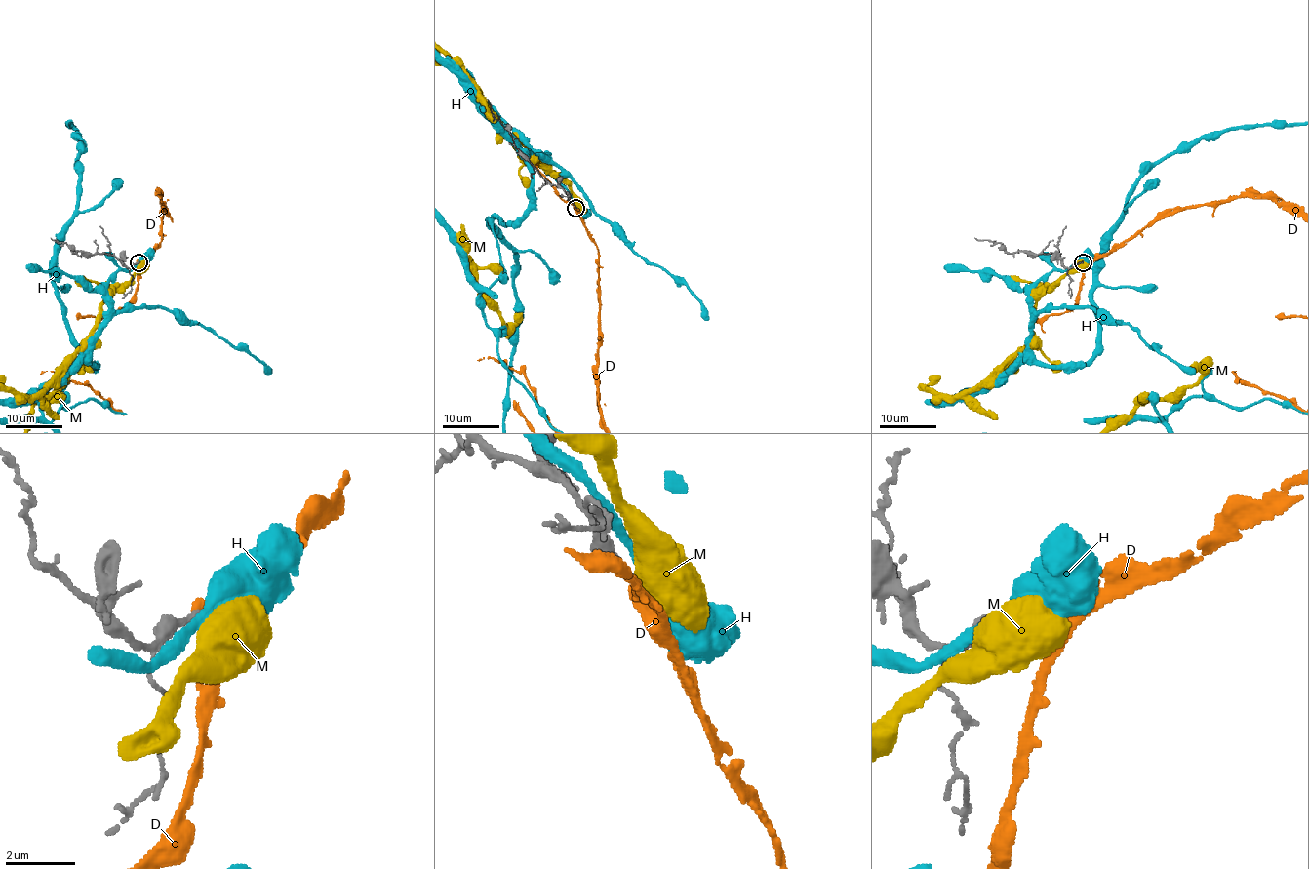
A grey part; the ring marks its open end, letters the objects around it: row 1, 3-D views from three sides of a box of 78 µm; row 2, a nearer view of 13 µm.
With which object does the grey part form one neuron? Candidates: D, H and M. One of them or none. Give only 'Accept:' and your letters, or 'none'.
Accept: none

